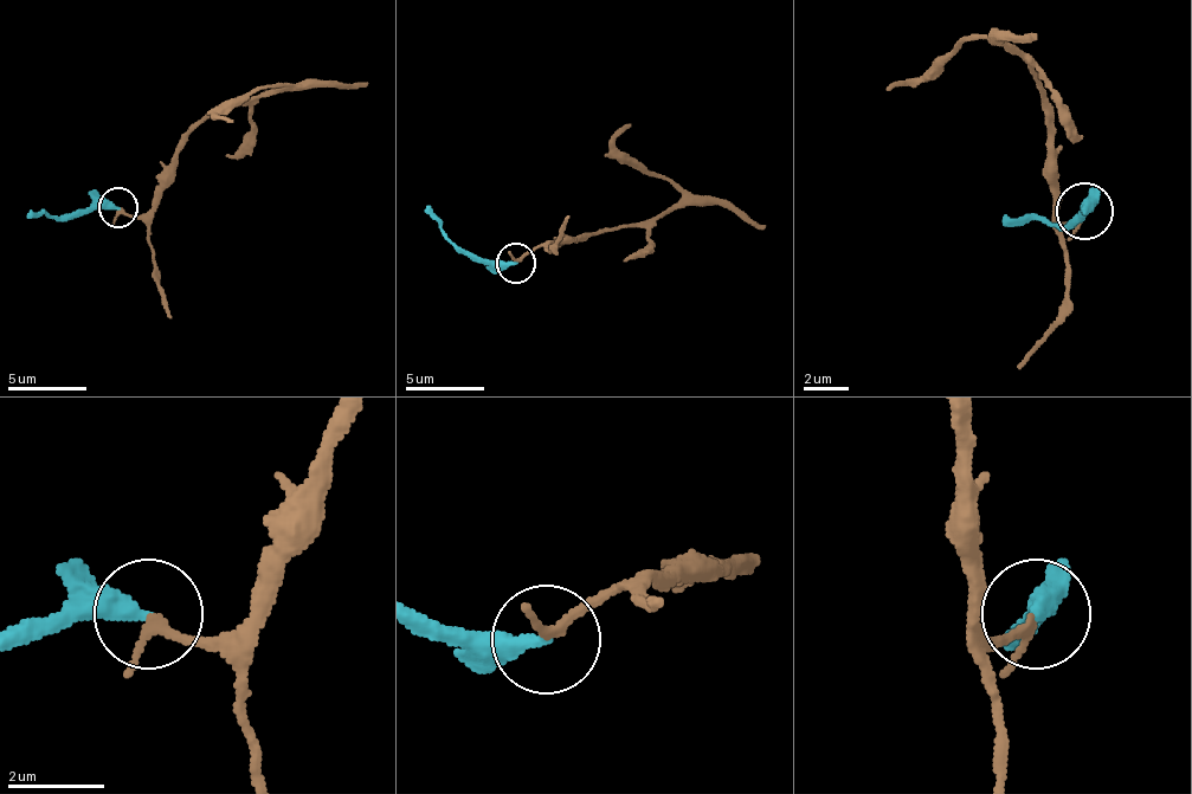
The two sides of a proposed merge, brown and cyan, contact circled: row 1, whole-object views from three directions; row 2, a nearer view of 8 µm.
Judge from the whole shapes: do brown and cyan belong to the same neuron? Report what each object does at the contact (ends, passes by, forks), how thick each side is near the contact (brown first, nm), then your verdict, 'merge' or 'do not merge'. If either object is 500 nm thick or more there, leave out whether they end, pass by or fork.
brown passes by; cyan ends; calibres 140 and 360 nm; merge

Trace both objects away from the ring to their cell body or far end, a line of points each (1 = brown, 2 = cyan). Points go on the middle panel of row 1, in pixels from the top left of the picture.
1: (516, 264), (545, 244), (651, 224), (683, 197), (616, 144), (631, 126)
2: (516, 264), (469, 259), (425, 205)

